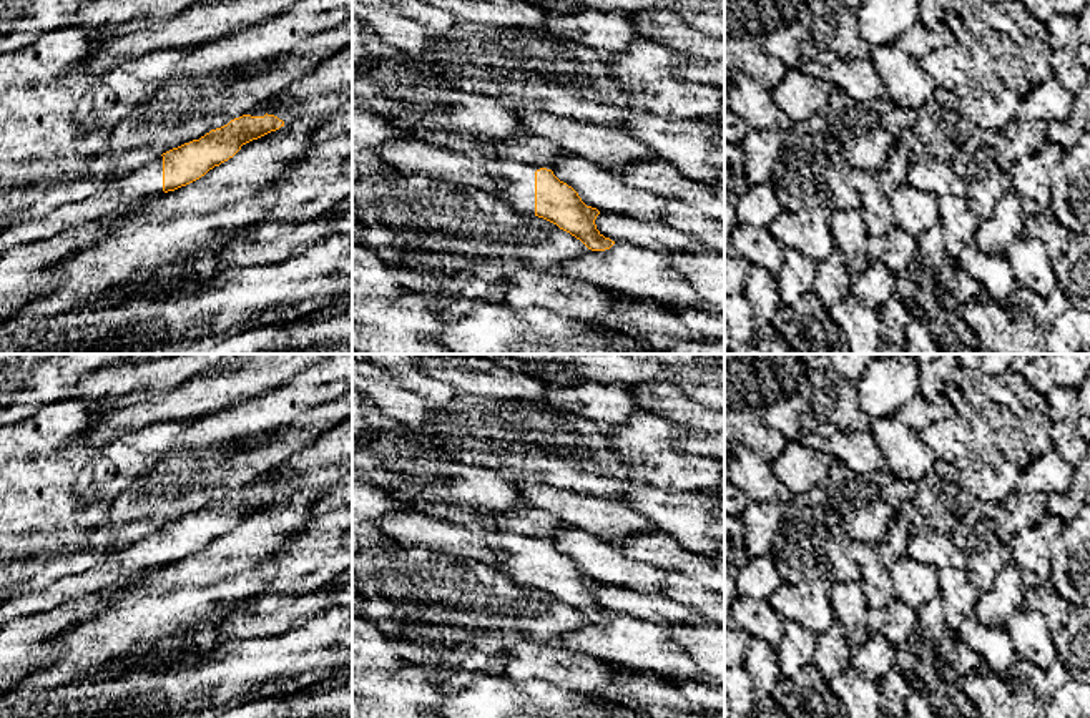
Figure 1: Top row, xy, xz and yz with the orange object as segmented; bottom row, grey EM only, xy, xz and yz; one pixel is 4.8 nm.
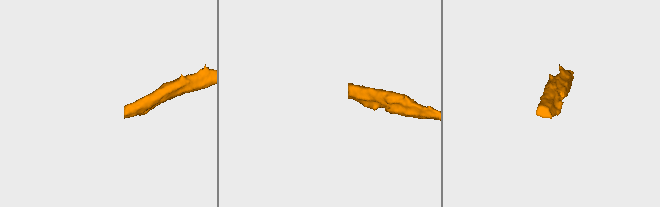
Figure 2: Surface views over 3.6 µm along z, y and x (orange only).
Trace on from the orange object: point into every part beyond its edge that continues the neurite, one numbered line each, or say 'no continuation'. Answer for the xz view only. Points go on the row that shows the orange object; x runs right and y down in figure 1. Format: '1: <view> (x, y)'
1: xz (515, 180)

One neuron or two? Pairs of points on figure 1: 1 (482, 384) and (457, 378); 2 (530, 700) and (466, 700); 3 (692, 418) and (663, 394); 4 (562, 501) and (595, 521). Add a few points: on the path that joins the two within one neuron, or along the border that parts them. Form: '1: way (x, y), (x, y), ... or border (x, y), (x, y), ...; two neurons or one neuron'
1: way (476, 378), (464, 378); one neuron
2: way (514, 700), (482, 700); one neuron
3: way (685, 411), (670, 401); one neuron
4: way (570, 507), (587, 512); one neuron

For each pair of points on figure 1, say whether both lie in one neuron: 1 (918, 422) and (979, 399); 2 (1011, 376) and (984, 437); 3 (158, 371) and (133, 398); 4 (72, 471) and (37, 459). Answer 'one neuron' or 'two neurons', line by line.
1: two neurons
2: one neuron
3: one neuron
4: two neurons

